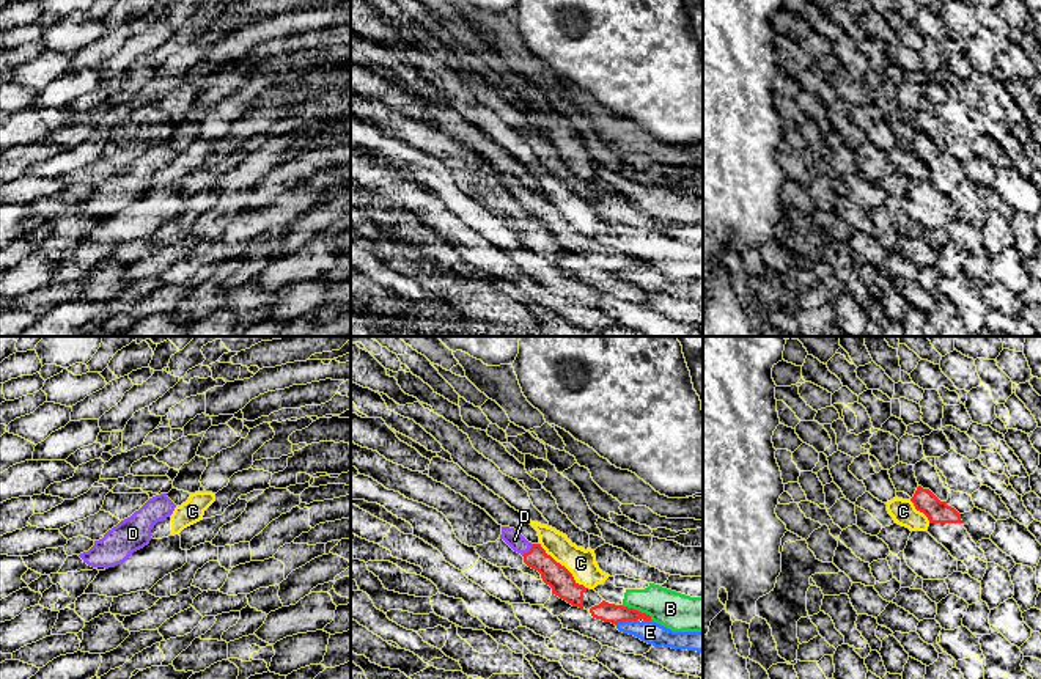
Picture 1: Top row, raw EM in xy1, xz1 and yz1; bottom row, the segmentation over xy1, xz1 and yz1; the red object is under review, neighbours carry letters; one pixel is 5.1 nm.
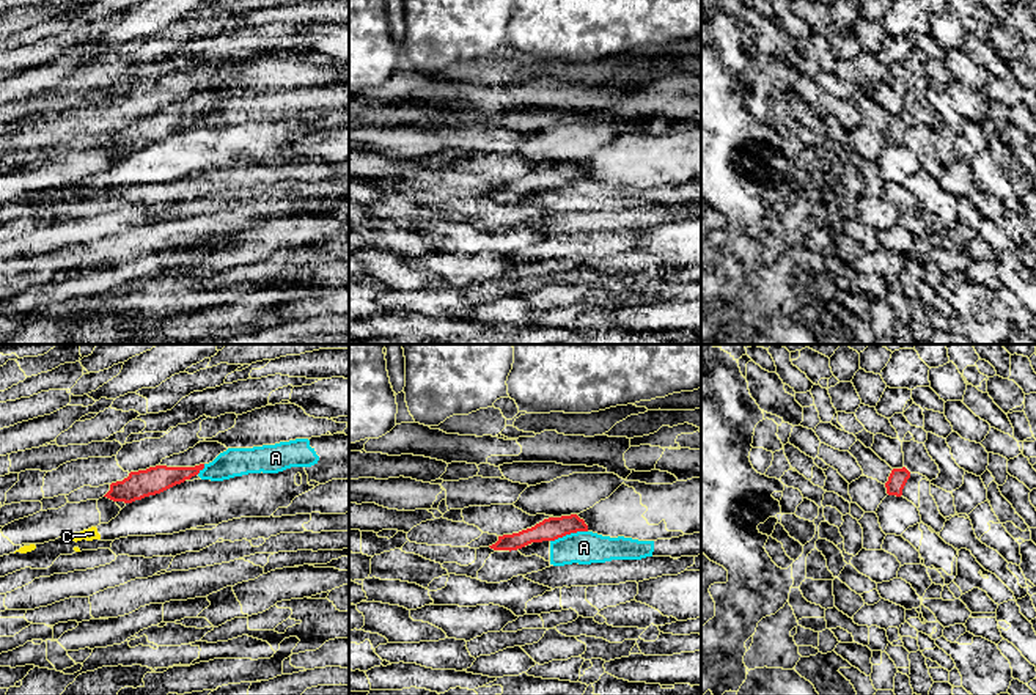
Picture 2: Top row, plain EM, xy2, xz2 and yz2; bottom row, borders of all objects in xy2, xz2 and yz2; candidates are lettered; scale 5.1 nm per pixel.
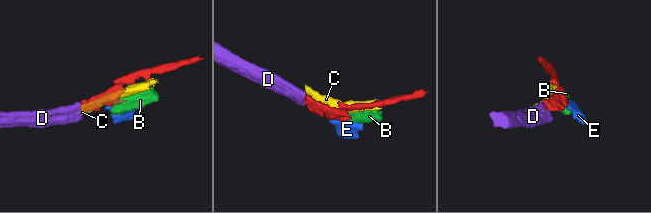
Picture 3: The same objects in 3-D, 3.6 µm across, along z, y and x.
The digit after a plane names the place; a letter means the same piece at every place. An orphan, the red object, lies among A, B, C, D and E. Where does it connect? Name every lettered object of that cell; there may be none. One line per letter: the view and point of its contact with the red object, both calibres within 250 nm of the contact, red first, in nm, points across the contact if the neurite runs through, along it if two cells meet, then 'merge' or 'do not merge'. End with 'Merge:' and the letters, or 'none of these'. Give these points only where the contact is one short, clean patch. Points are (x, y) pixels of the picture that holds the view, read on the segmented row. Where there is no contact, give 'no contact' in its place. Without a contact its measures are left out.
A: contact xz2 (568, 533); calibres 120 and 170 nm; way xz2 (551, 529), (568, 533), (584, 547); merge
B: contact xz1 (637, 610); calibres 100 and 190 nm; border xz1 (621, 605), (637, 609), (651, 620); do not merge
C: contact xz1 (563, 566); calibres 130 and 150 nm; do not merge
D: contact xz1 (527, 552); calibres 130 and 90 nm; way xz1 (562, 582), (527, 552), (514, 539); merge
E: contact xz1 (626, 620); calibres 100 and 120 nm; border xz1 (637, 620), (623, 620), (615, 624); do not merge
Merge: A, D

